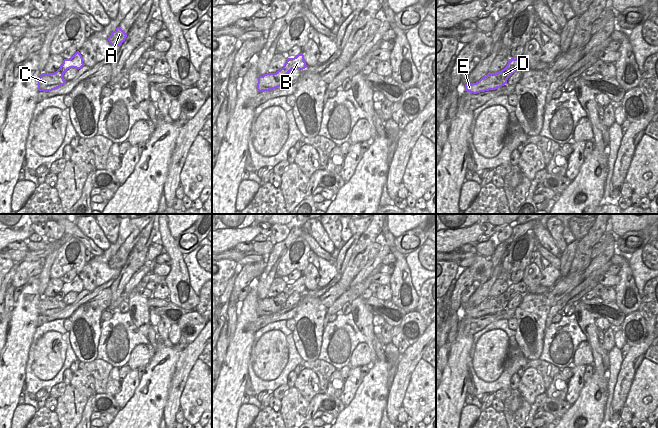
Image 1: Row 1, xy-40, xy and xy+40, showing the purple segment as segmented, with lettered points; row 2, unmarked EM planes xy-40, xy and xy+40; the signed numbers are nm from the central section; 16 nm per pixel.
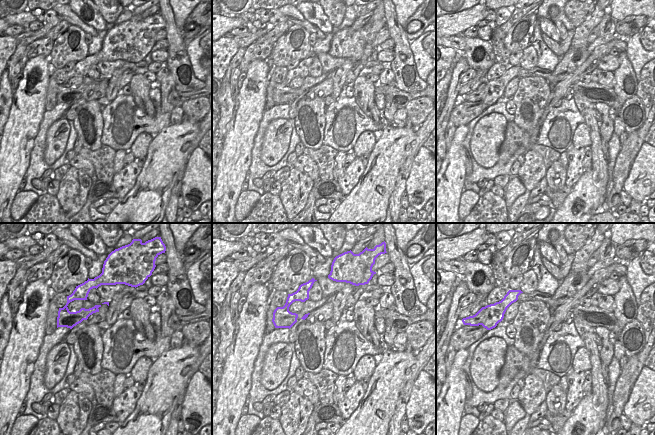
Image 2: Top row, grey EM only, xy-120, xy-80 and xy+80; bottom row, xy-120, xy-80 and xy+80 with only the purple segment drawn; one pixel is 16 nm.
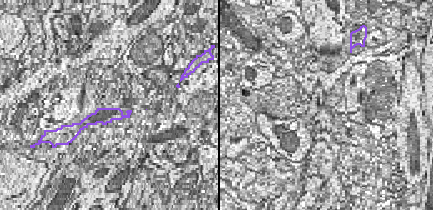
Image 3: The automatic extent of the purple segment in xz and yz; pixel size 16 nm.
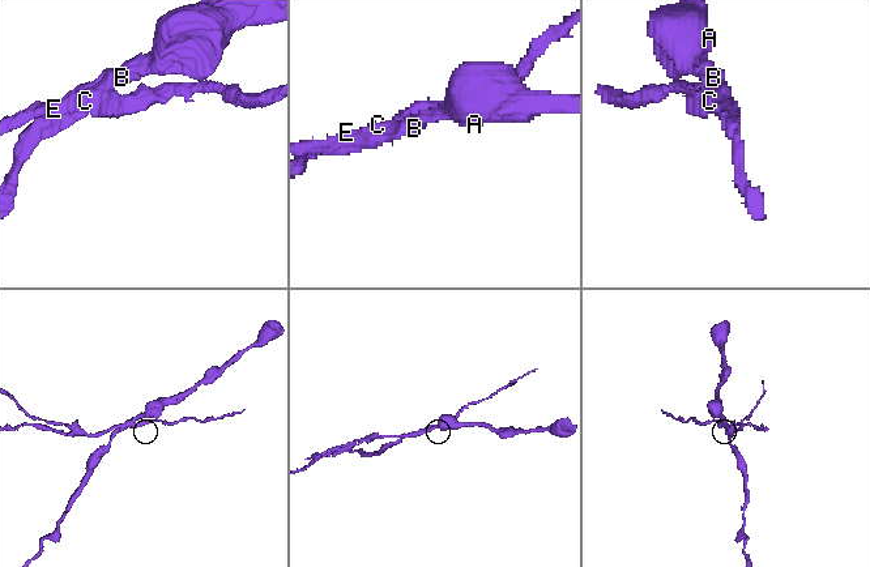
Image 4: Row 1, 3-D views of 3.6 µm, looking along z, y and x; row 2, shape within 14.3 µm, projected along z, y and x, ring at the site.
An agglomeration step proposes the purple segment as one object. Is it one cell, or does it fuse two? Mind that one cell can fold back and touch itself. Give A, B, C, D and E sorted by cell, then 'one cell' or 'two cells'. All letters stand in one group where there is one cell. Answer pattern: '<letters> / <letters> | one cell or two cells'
A B D / C E | two cells

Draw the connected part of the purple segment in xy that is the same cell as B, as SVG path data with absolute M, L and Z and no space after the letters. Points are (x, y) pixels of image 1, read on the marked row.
M301 52L294 58L287 57L287 61L284 64L284 66L280 70L278 70L276 73L266 73L264 75L267 75L267 74L272 75L274 77L274 79L277 80L276 85L278 85L280 87L283 85L282 84L283 79L286 78L286 76L292 69L297 68L299 70L303 70L306 67L307 67L307 65L304 60L304 55Z

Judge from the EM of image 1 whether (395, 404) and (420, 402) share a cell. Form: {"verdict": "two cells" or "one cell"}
{"verdict": "two cells"}

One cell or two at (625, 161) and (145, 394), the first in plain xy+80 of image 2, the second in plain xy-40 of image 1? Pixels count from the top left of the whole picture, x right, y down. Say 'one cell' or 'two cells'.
two cells

